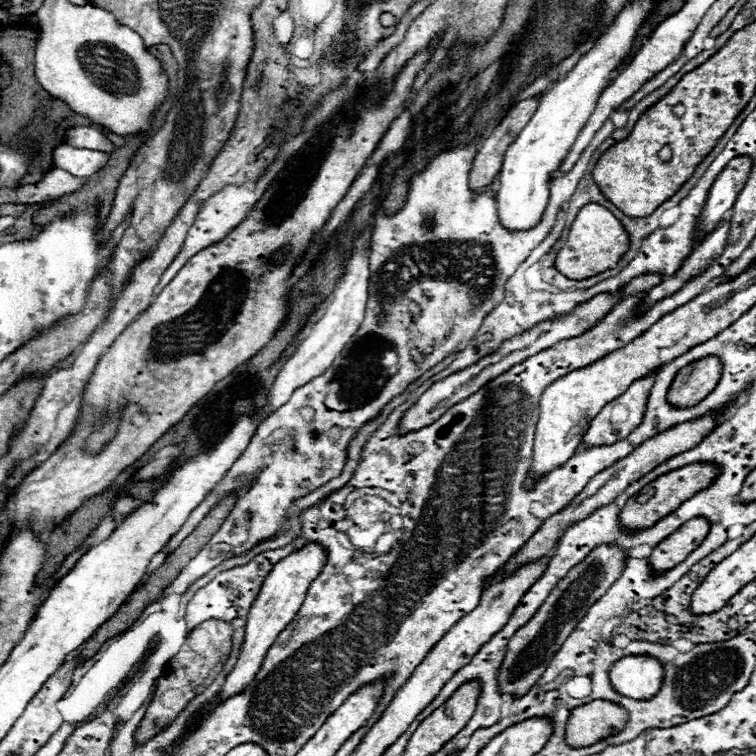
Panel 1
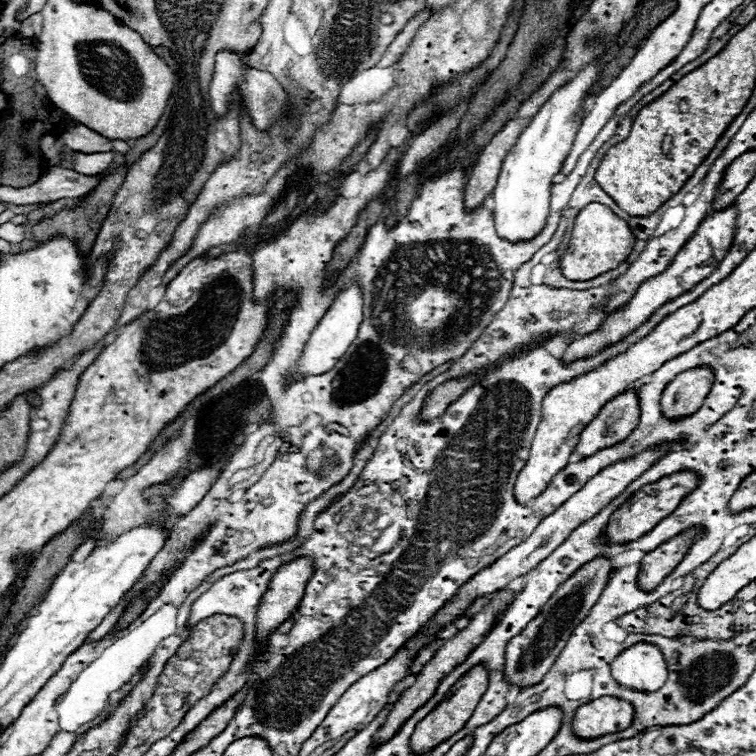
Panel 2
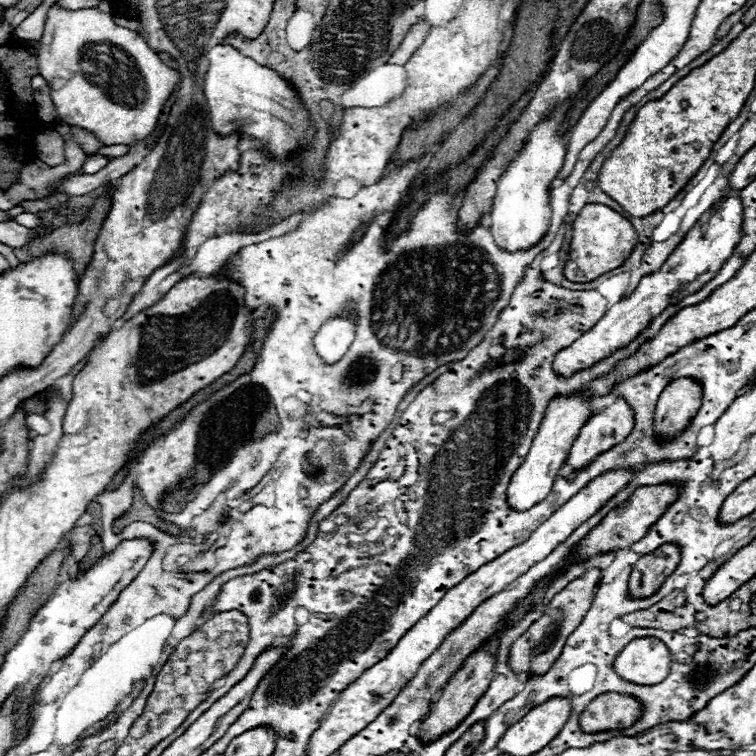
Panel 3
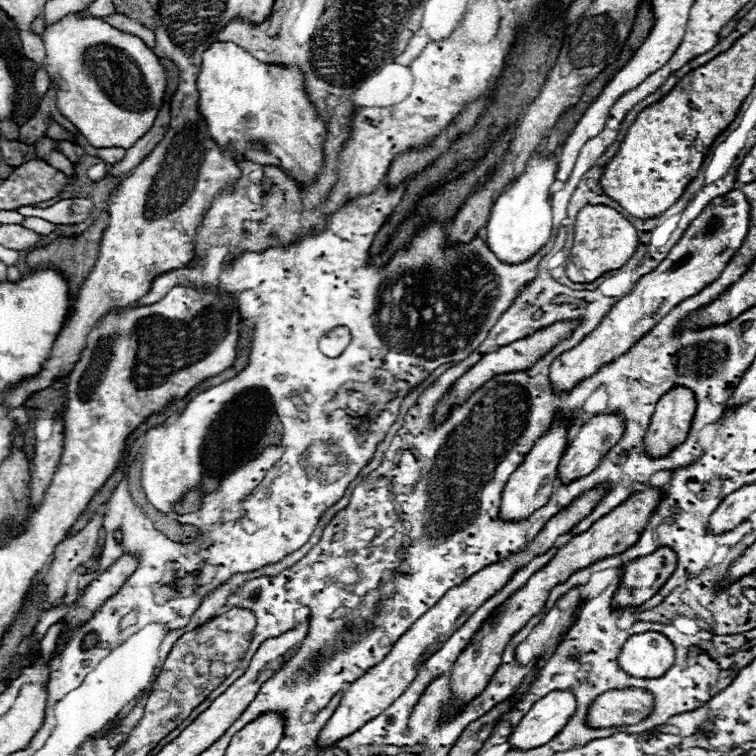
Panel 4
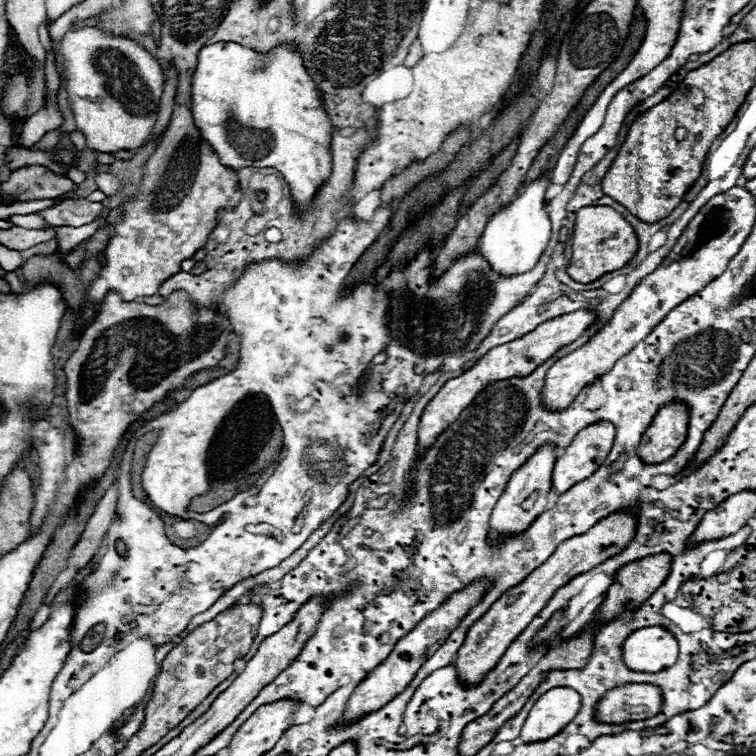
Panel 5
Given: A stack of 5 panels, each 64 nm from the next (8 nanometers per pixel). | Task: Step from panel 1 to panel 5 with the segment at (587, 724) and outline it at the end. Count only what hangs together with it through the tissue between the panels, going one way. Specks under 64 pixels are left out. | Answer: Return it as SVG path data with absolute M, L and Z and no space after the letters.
M624 684L606 692L596 704L596 720L606 724L624 724L646 720L660 712L660 692L652 684Z

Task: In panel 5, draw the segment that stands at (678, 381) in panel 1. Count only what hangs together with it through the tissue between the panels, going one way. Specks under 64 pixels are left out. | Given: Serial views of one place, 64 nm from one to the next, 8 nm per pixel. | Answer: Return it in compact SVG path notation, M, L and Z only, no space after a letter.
M670 400L664 404L640 440L640 458L646 464L658 464L670 458L686 440L688 418L688 406L684 402Z

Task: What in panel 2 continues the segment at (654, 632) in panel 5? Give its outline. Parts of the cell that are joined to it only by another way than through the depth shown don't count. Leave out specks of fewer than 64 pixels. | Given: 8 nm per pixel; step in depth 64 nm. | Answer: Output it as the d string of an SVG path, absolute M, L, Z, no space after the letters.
M636 644L612 662L612 678L630 690L654 692L664 686L668 672L662 652L652 644Z

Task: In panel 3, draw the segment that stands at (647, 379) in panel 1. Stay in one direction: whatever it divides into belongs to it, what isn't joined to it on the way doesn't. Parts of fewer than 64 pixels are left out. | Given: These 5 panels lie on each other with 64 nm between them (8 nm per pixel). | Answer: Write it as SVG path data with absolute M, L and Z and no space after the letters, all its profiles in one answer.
M616 398L614 404L606 406L600 414L592 416L582 428L576 442L570 448L566 464L576 472L598 456L598 452L610 450L614 444L626 440L634 428L634 412L624 398Z

